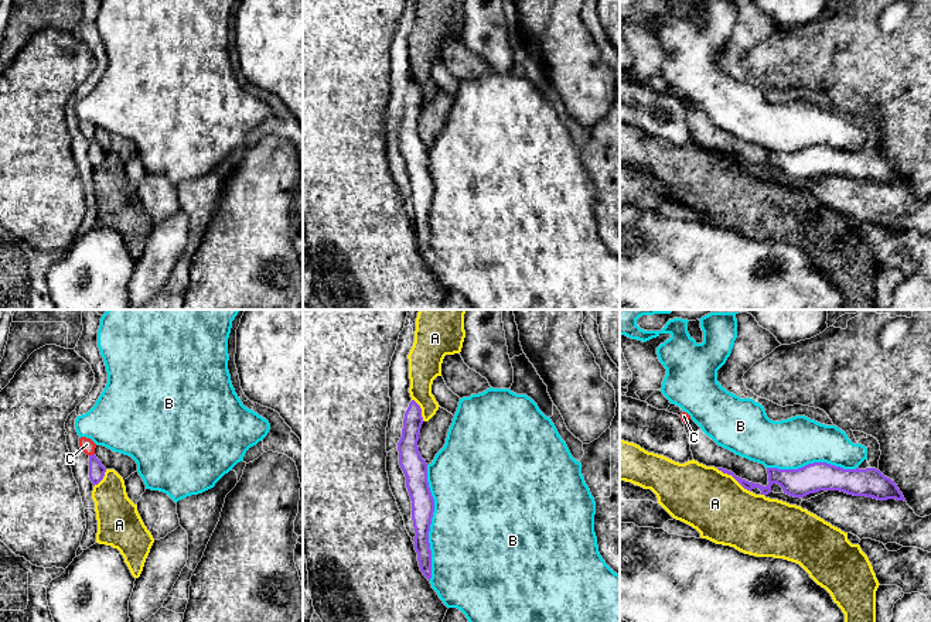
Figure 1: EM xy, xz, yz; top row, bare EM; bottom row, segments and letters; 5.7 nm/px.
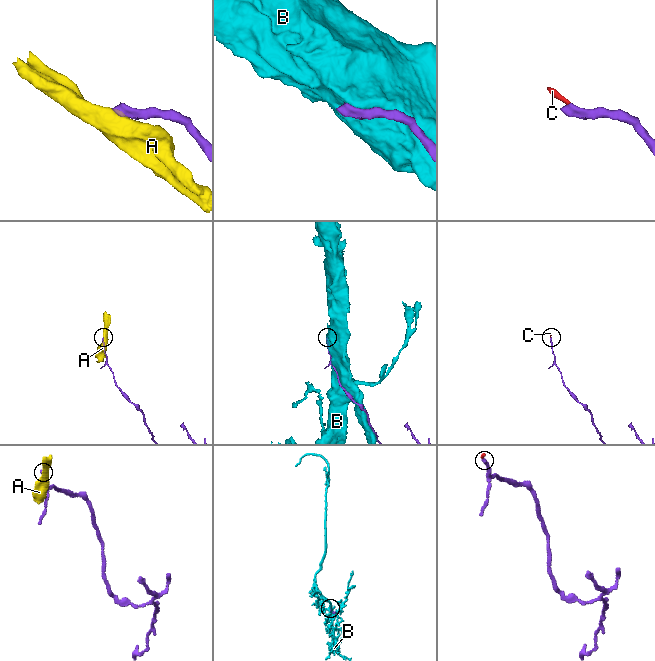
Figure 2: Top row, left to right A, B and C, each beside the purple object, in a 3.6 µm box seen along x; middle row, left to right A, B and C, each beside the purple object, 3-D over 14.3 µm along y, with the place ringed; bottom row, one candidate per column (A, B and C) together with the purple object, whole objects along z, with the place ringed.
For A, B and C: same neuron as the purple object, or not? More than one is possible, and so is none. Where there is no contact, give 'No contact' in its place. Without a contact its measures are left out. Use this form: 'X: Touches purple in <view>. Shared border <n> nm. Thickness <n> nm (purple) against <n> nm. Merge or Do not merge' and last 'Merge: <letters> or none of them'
A: Touches purple in yz. Shared border 240 nm. Thickness 90 nm (purple) against 360 nm. Do not merge
B: Touches purple in xz. Shared border 650 nm. Thickness 130 nm (purple) against 500 nm. Do not merge
C: Touches purple in xy. Shared border 40 nm. Thickness 100 nm (purple) against 80 nm. Merge
Merge: C

